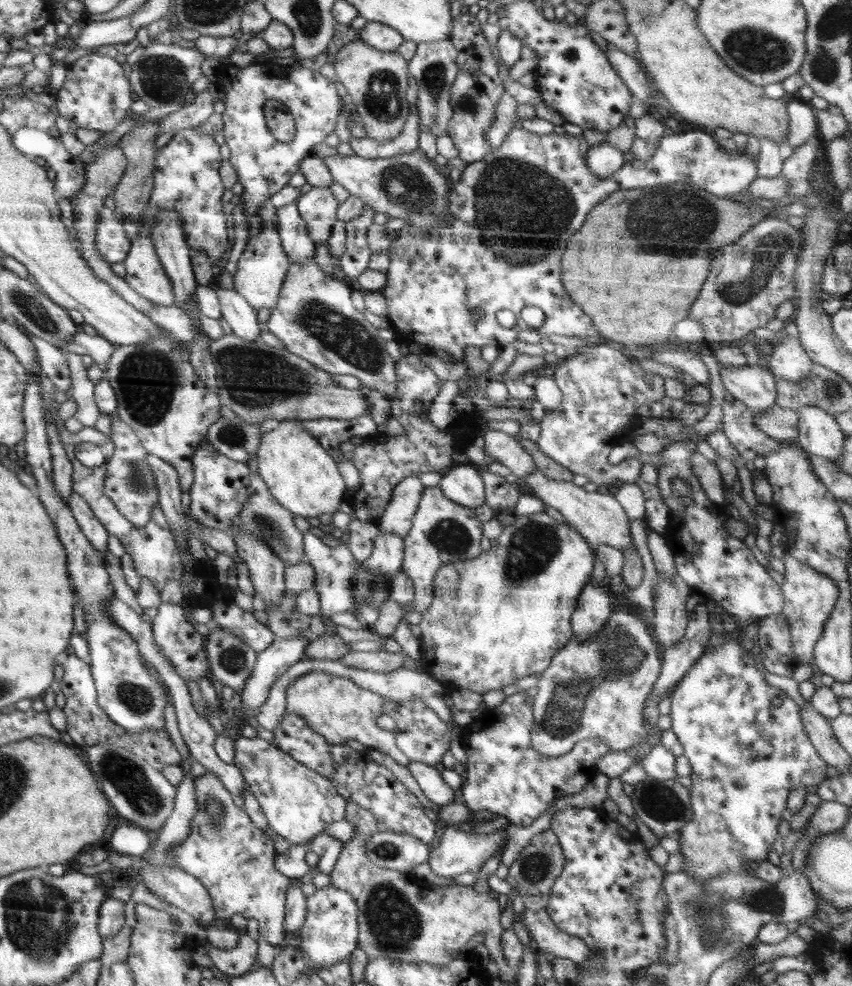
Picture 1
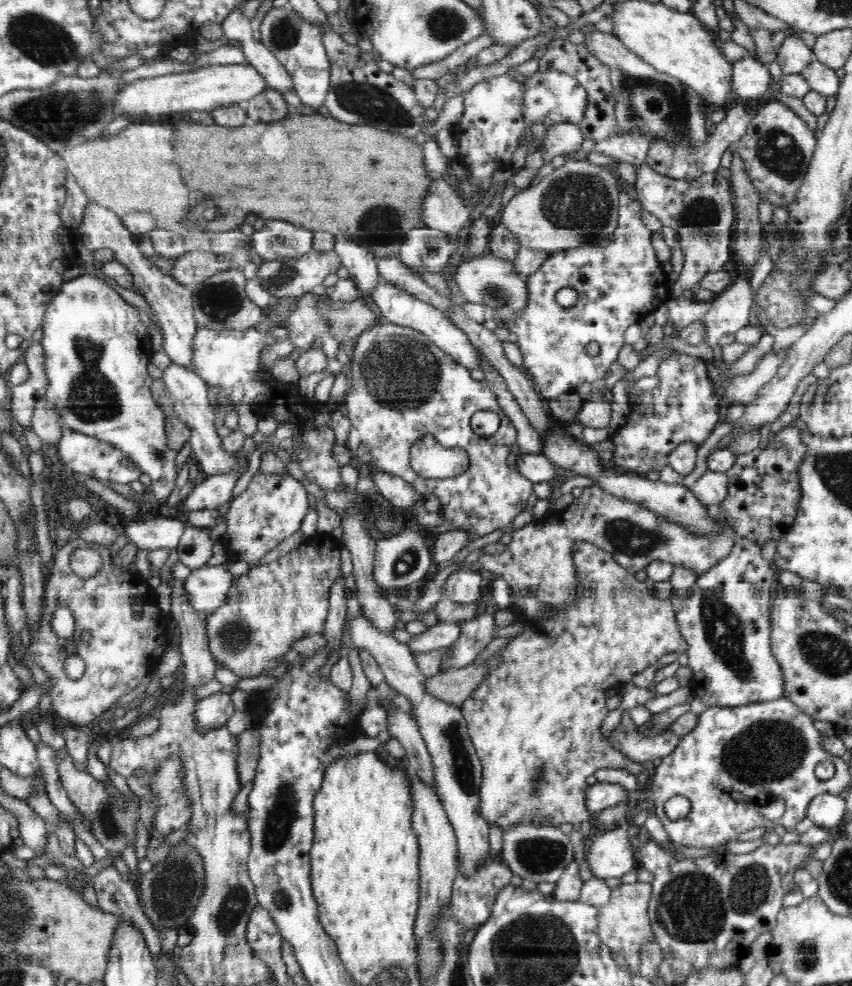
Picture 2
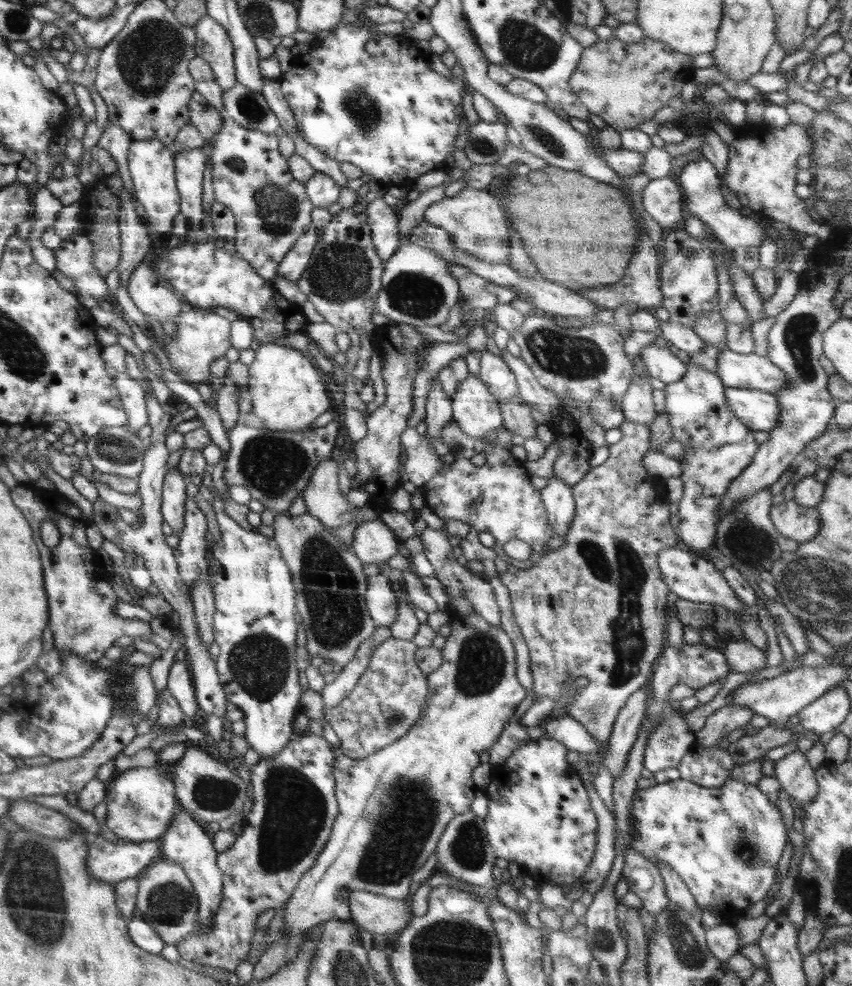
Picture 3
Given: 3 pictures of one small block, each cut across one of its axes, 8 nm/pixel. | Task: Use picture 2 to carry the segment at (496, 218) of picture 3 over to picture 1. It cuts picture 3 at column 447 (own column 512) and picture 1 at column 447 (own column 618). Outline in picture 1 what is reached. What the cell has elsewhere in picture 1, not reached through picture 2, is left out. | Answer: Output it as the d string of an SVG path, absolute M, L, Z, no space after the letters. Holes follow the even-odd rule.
M422 149L414 152L392 156L390 158L362 158L356 155L333 155L323 158L331 177L341 184L350 195L358 196L365 205L370 206L375 214L383 213L390 219L402 218L408 227L422 228L425 232L432 232L442 228L446 218L454 220L448 213L448 197L451 191L449 177L433 160L428 159Z

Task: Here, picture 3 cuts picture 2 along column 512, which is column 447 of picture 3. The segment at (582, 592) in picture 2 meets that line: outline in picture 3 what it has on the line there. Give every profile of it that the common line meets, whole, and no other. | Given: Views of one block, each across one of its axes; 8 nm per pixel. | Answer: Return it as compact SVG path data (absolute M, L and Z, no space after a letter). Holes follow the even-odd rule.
M468 613L462 616L462 626L460 630L454 630L446 637L444 646L440 649L443 661L438 668L435 668L430 674L427 674L427 685L428 685L428 697L424 706L422 706L422 714L420 719L413 728L402 738L396 740L396 742L374 752L371 756L364 759L350 759L348 756L343 756L340 751L335 753L336 760L334 760L333 775L335 778L335 797L339 806L338 817L335 819L334 825L328 842L324 845L322 852L318 855L314 866L310 870L306 871L306 874L302 876L298 886L294 889L293 895L287 902L286 915L284 915L285 926L284 931L287 932L286 938L289 942L289 948L291 955L294 958L294 954L299 949L298 946L302 946L309 938L311 930L325 923L330 919L340 919L348 921L354 925L356 934L362 941L362 946L366 951L370 951L373 945L373 935L368 932L363 926L356 924L356 921L352 918L351 912L349 911L349 898L348 895L353 890L370 890L372 892L382 893L387 897L399 897L404 899L409 894L409 882L413 874L430 858L430 855L435 852L440 836L446 830L447 825L454 819L454 817L468 812L470 805L472 804L473 798L478 793L478 787L474 785L472 779L472 771L481 764L479 755L484 751L488 751L494 743L500 737L504 728L511 722L512 716L516 712L519 704L526 698L528 691L524 689L524 686L520 685L517 680L516 672L516 659L515 659L515 648L512 644L511 638L503 631L500 627L495 627L490 624L486 619L481 617L478 613Z

